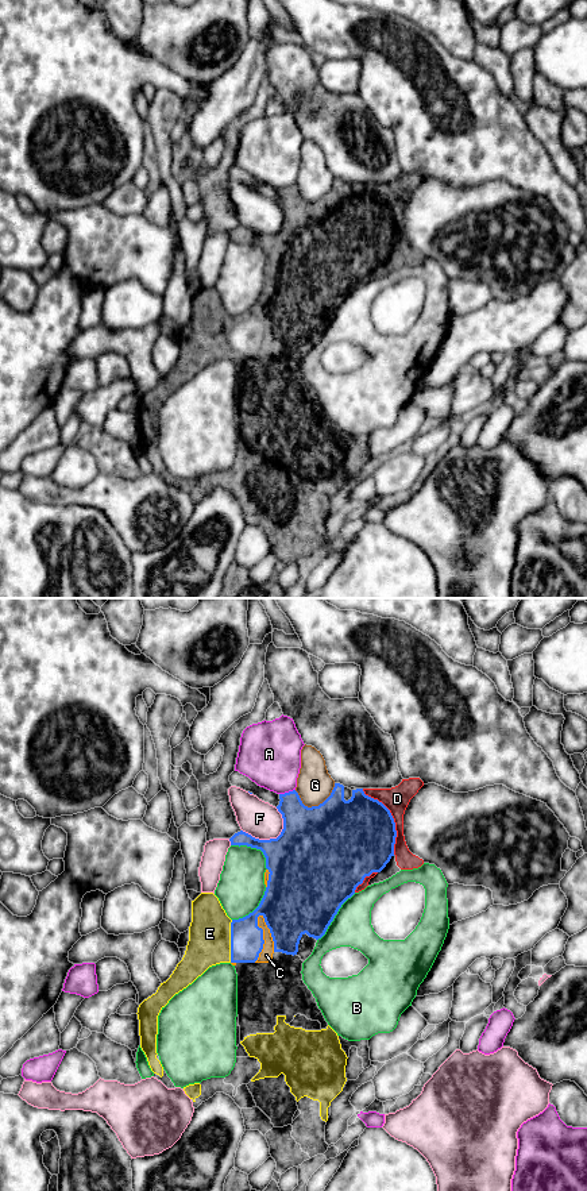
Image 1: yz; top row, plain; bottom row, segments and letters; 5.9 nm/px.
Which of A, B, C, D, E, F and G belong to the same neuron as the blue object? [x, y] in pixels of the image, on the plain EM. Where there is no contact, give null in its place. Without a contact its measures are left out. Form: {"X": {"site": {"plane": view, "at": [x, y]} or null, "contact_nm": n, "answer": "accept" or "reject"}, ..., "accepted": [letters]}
{"A": {"site": {"plane": "yz", "at": [286, 188]}, "contact_nm": 100, "answer": "reject"}, "B": {"site": {"plane": "yz", "at": [335, 309]}, "contact_nm": 360, "answer": "reject"}, "C": {"site": {"plane": "yz", "at": [262, 332]}, "contact_nm": 300, "answer": "accept"}, "D": {"site": {"plane": "yz", "at": [393, 214]}, "contact_nm": 440, "answer": "accept"}, "E": {"site": {"plane": "yz", "at": [231, 336]}, "contact_nm": 260, "answer": "accept"}, "F": {"site": {"plane": "yz", "at": [267, 235]}, "contact_nm": 260, "answer": "reject"}, "G": {"site": {"plane": "yz", "at": [315, 201]}, "contact_nm": 260, "answer": "reject"}, "accepted": ["C", "D", "E"]}

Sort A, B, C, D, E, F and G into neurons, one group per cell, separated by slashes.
A / B / C D E / F / G

